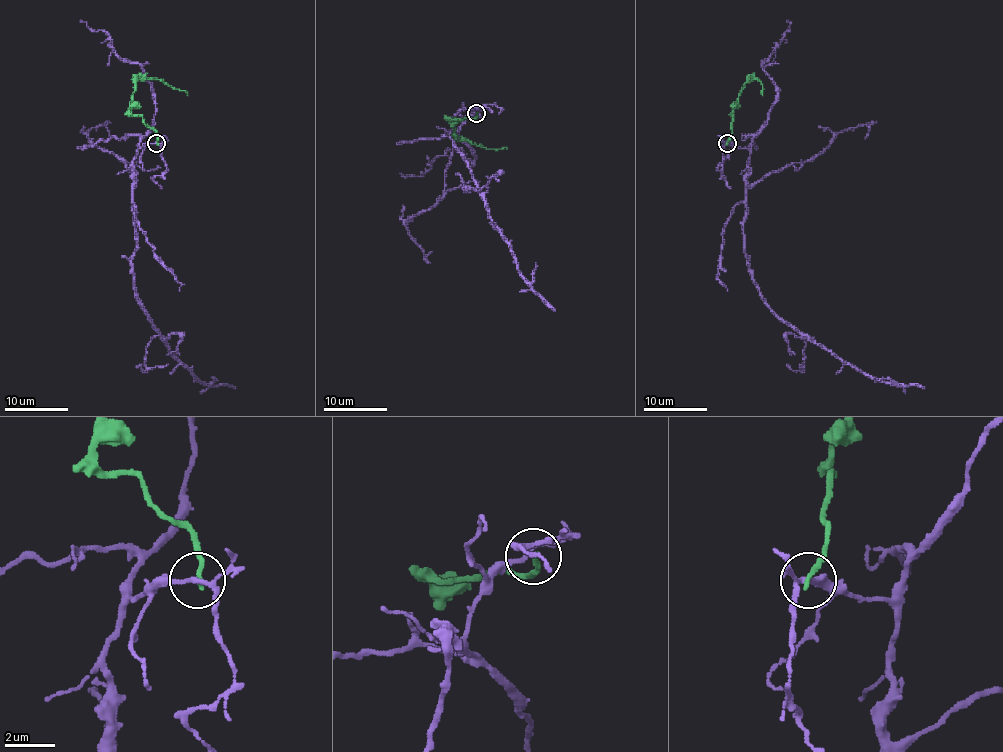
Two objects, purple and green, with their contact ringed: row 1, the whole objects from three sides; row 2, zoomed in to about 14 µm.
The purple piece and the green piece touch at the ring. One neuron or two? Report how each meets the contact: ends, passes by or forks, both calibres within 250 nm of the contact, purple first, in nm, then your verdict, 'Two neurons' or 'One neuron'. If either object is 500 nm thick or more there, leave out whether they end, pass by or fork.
At the ring purple forks. At the ring green ends. Thickness 140 nm (purple) against 200 nm. Two neurons

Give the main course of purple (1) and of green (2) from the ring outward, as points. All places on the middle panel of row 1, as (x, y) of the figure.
1: (475, 114), (456, 136), (456, 130), (451, 135), (456, 149), (520, 272), (555, 311)
2: (476, 114), (475, 119), (451, 119), (454, 131), (488, 149), (507, 149)

